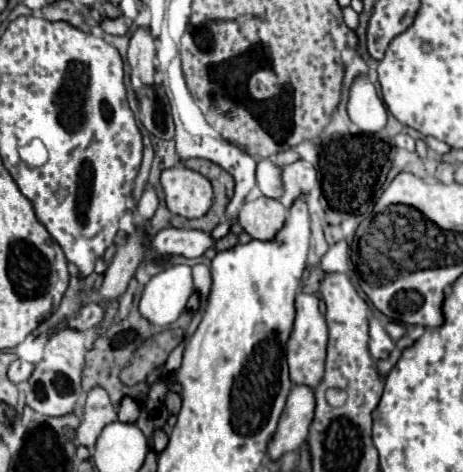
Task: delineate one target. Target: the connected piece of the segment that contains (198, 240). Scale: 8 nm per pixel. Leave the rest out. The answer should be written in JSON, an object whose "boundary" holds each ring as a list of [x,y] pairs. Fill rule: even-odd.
{"boundary":[[[165,228],[155,236],[147,236],[147,246],[161,254],[177,254],[185,258],[199,258],[209,248],[215,246],[215,240],[207,232],[187,230],[187,228]]]}

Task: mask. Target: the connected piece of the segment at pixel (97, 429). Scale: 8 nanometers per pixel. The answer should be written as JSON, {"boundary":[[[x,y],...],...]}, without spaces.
{"boundary":[[[93,388],[87,394],[85,414],[83,414],[81,426],[77,430],[75,444],[77,446],[87,446],[89,450],[93,450],[95,444],[97,444],[97,436],[111,422],[117,422],[115,406],[111,404],[111,400],[109,400],[109,396],[103,388]]]}

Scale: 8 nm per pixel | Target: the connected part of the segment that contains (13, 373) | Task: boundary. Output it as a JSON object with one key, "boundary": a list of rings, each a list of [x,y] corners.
{"boundary":[[[13,360],[11,366],[9,366],[9,380],[13,384],[19,384],[19,382],[27,382],[29,376],[33,374],[33,364],[31,362],[25,362],[25,360]]]}

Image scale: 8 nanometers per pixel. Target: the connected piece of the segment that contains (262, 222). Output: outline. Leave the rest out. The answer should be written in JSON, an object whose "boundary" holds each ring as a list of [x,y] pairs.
{"boundary":[[[265,196],[243,204],[239,210],[239,224],[255,240],[273,240],[273,236],[277,236],[277,232],[285,226],[285,220],[287,210],[283,204]]]}

